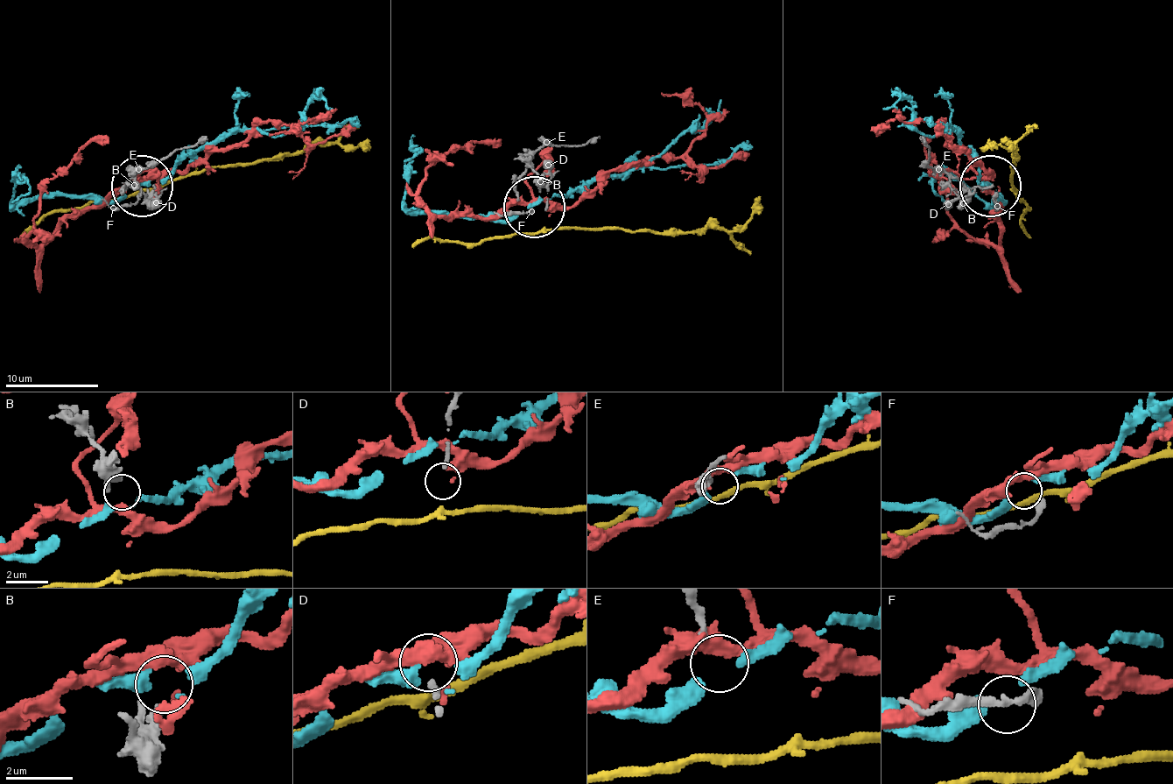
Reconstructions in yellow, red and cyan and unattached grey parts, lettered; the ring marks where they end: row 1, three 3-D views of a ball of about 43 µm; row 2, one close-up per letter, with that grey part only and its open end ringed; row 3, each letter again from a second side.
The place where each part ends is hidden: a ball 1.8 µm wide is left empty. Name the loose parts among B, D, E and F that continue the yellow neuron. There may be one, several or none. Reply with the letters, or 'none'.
none

